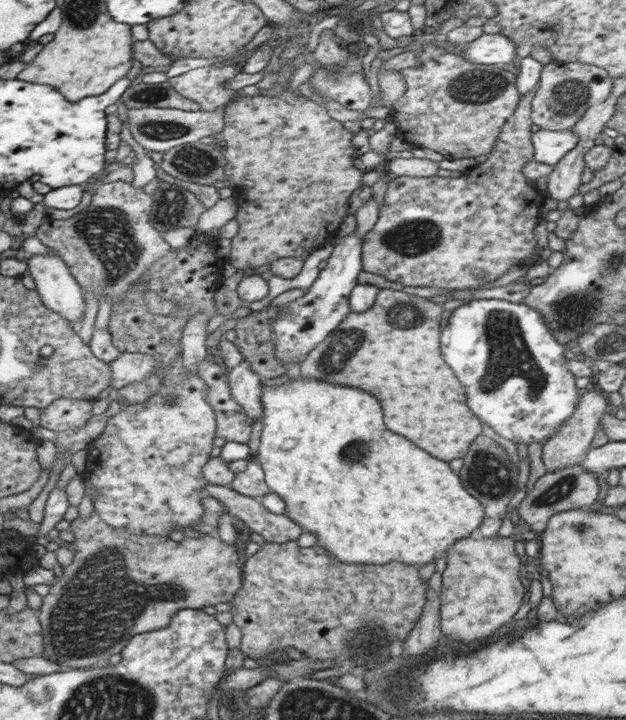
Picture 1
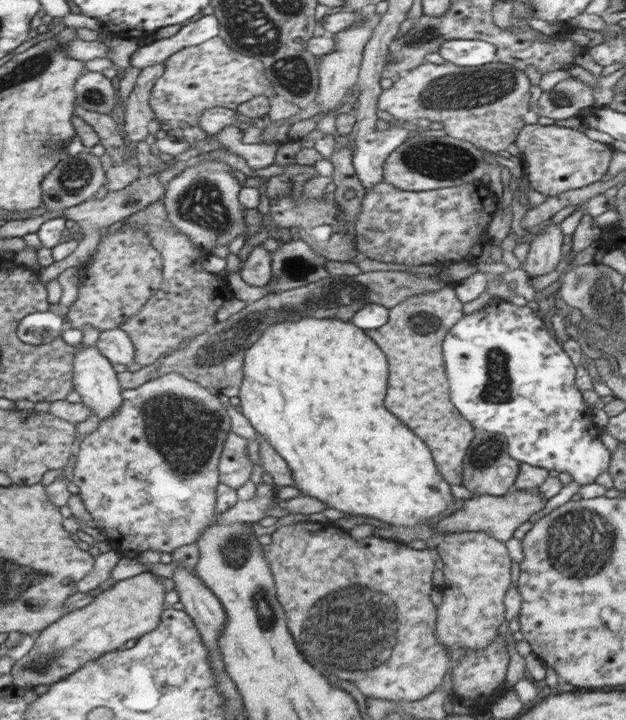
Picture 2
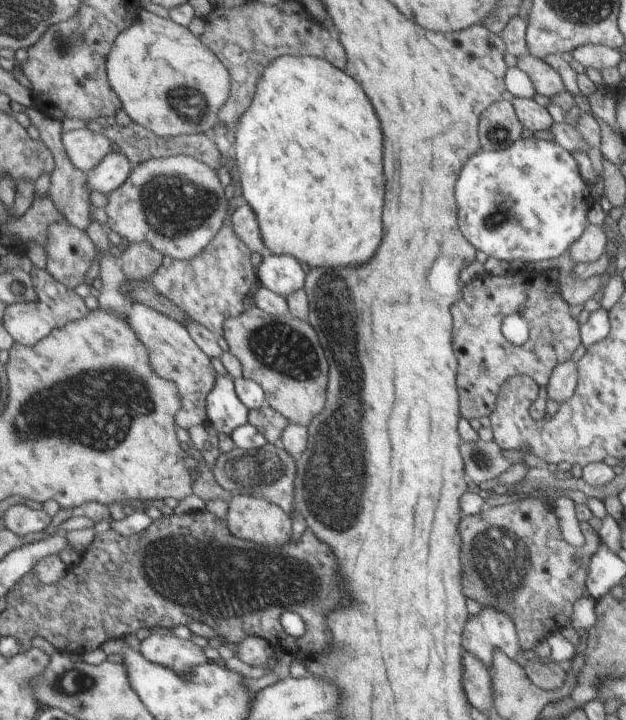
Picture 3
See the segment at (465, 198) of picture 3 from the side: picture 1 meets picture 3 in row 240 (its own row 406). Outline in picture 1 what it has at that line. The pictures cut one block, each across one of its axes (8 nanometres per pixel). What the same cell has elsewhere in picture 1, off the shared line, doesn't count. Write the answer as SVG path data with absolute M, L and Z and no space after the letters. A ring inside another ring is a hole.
M474 299L452 311L452 315L449 317L449 323L441 334L442 340L440 340L440 344L442 344L442 356L450 364L450 368L456 372L458 380L464 384L470 410L478 416L478 420L482 420L482 423L491 426L496 431L496 434L512 440L515 444L520 442L529 445L532 442L546 442L552 435L555 435L560 425L565 423L573 415L575 409L578 408L582 391L576 387L576 376L572 375L567 368L567 358L565 356L568 347L560 345L556 341L556 337L552 336L550 329L546 327L546 321L542 318L542 313L538 312L538 309L534 307L530 308L529 305L524 303L512 303L500 299Z

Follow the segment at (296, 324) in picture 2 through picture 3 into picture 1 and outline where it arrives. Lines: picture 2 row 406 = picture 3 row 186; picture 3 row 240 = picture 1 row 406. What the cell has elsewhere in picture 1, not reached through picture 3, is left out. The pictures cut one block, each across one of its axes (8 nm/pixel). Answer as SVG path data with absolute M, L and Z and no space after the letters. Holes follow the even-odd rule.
M295 376L295 381L291 384L273 385L271 390L264 392L260 402L263 406L264 426L261 433L260 445L258 449L258 462L262 466L265 483L270 489L270 493L277 494L285 504L285 514L296 521L305 531L312 532L318 537L317 546L323 548L331 558L337 562L348 564L368 564L382 565L390 562L403 562L403 564L413 564L421 567L423 564L435 562L436 554L446 553L449 546L457 540L466 538L479 528L485 515L485 508L477 498L474 498L462 484L461 478L456 475L446 461L432 458L428 452L416 448L410 440L404 436L396 436L394 432L386 430L384 420L382 420L382 408L374 396L368 392L356 390L356 388L344 388L336 384L328 384L328 380L306 379L306 377Z

